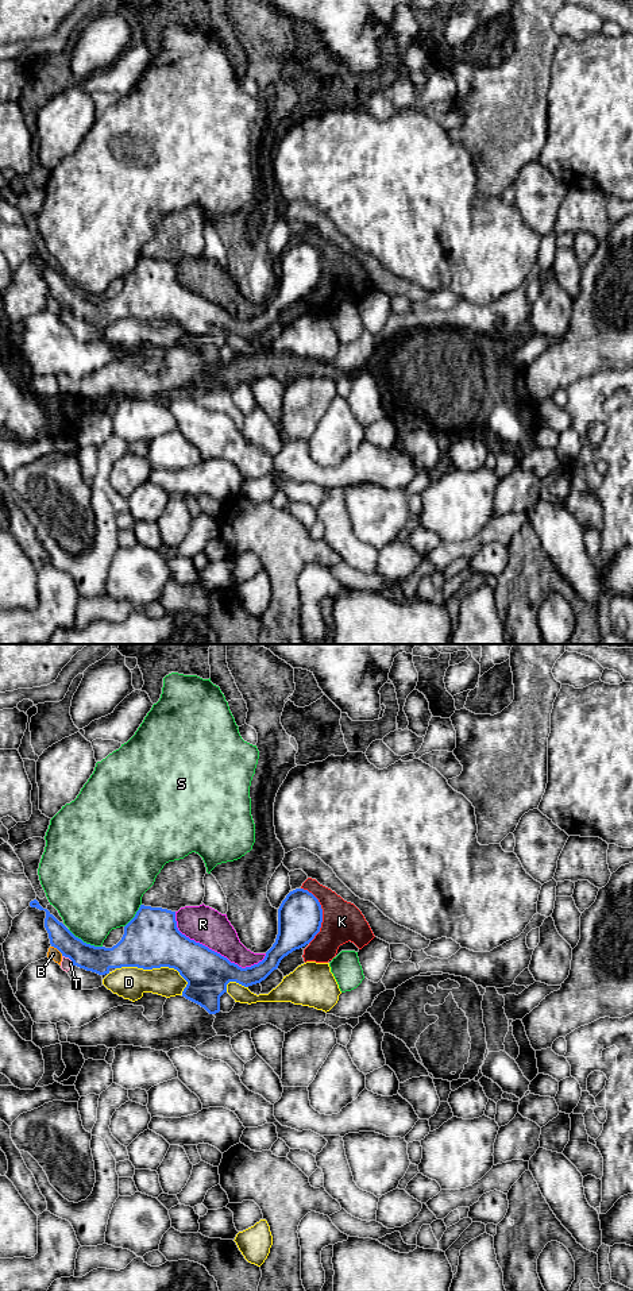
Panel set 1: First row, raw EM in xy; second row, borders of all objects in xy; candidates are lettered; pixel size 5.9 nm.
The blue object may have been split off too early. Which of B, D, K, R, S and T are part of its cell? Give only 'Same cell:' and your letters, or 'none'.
Same cell: none

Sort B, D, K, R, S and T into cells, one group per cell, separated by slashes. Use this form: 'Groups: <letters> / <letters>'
Groups: B / D / K R / S / T

